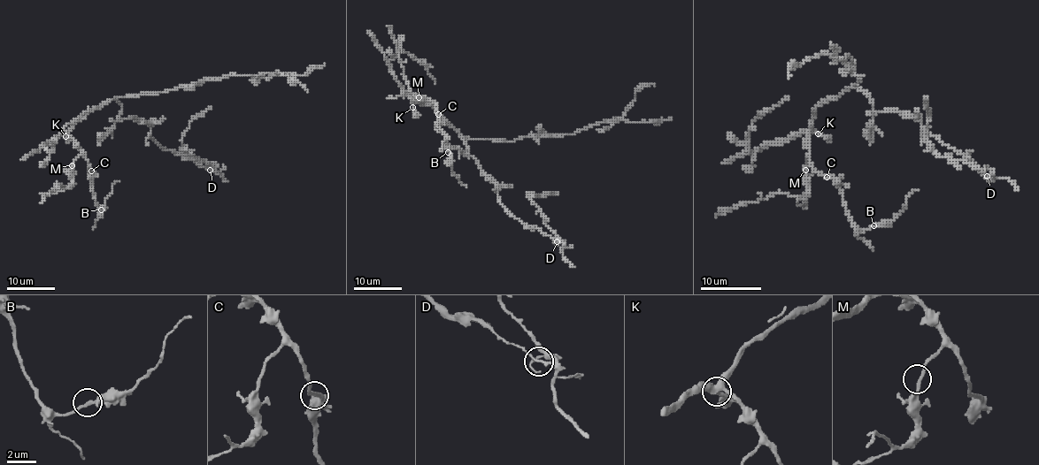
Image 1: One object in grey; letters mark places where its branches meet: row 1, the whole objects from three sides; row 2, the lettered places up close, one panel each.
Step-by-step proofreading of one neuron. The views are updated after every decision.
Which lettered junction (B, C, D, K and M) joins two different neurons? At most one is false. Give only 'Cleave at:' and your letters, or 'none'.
Cleave at: D

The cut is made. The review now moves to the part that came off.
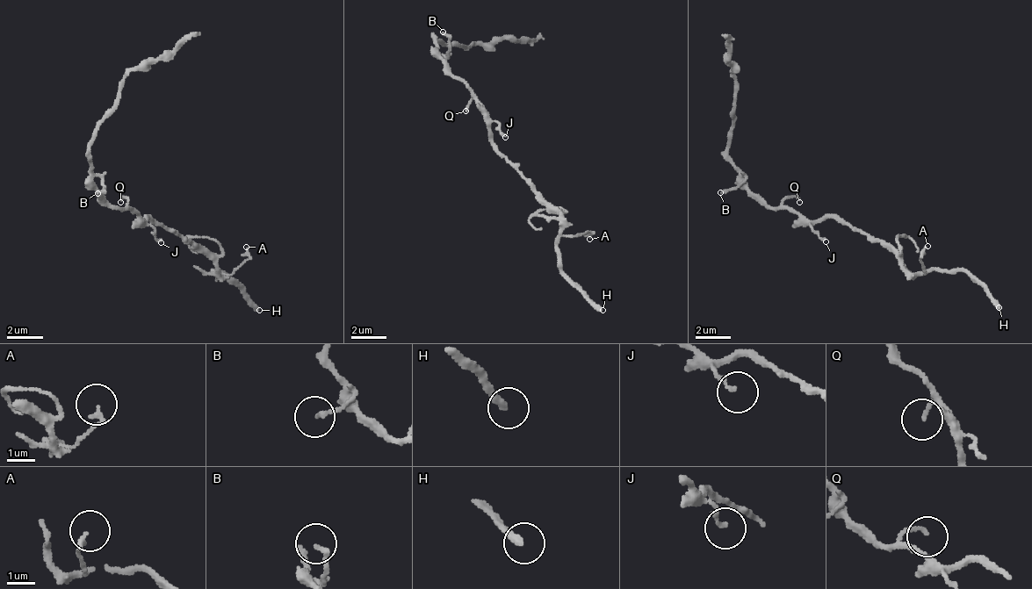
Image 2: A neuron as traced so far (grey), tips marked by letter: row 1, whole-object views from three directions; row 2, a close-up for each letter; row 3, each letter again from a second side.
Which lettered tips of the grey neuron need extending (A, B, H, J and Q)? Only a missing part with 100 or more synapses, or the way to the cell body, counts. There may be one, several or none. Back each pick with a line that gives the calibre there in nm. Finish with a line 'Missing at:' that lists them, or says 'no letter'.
H: 280 nm thick
Missing at: H

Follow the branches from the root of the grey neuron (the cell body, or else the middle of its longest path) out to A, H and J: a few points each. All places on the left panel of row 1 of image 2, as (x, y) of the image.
A: (129, 211), (138, 220), (156, 220), (183, 233), (214, 265), (219, 274), (227, 274), (246, 255), (246, 247)
H: (129, 211), (138, 220), (156, 220), (183, 233), (214, 265), (214, 274), (223, 274), (259, 310)
J: (129, 211), (133, 211), (161, 242)

